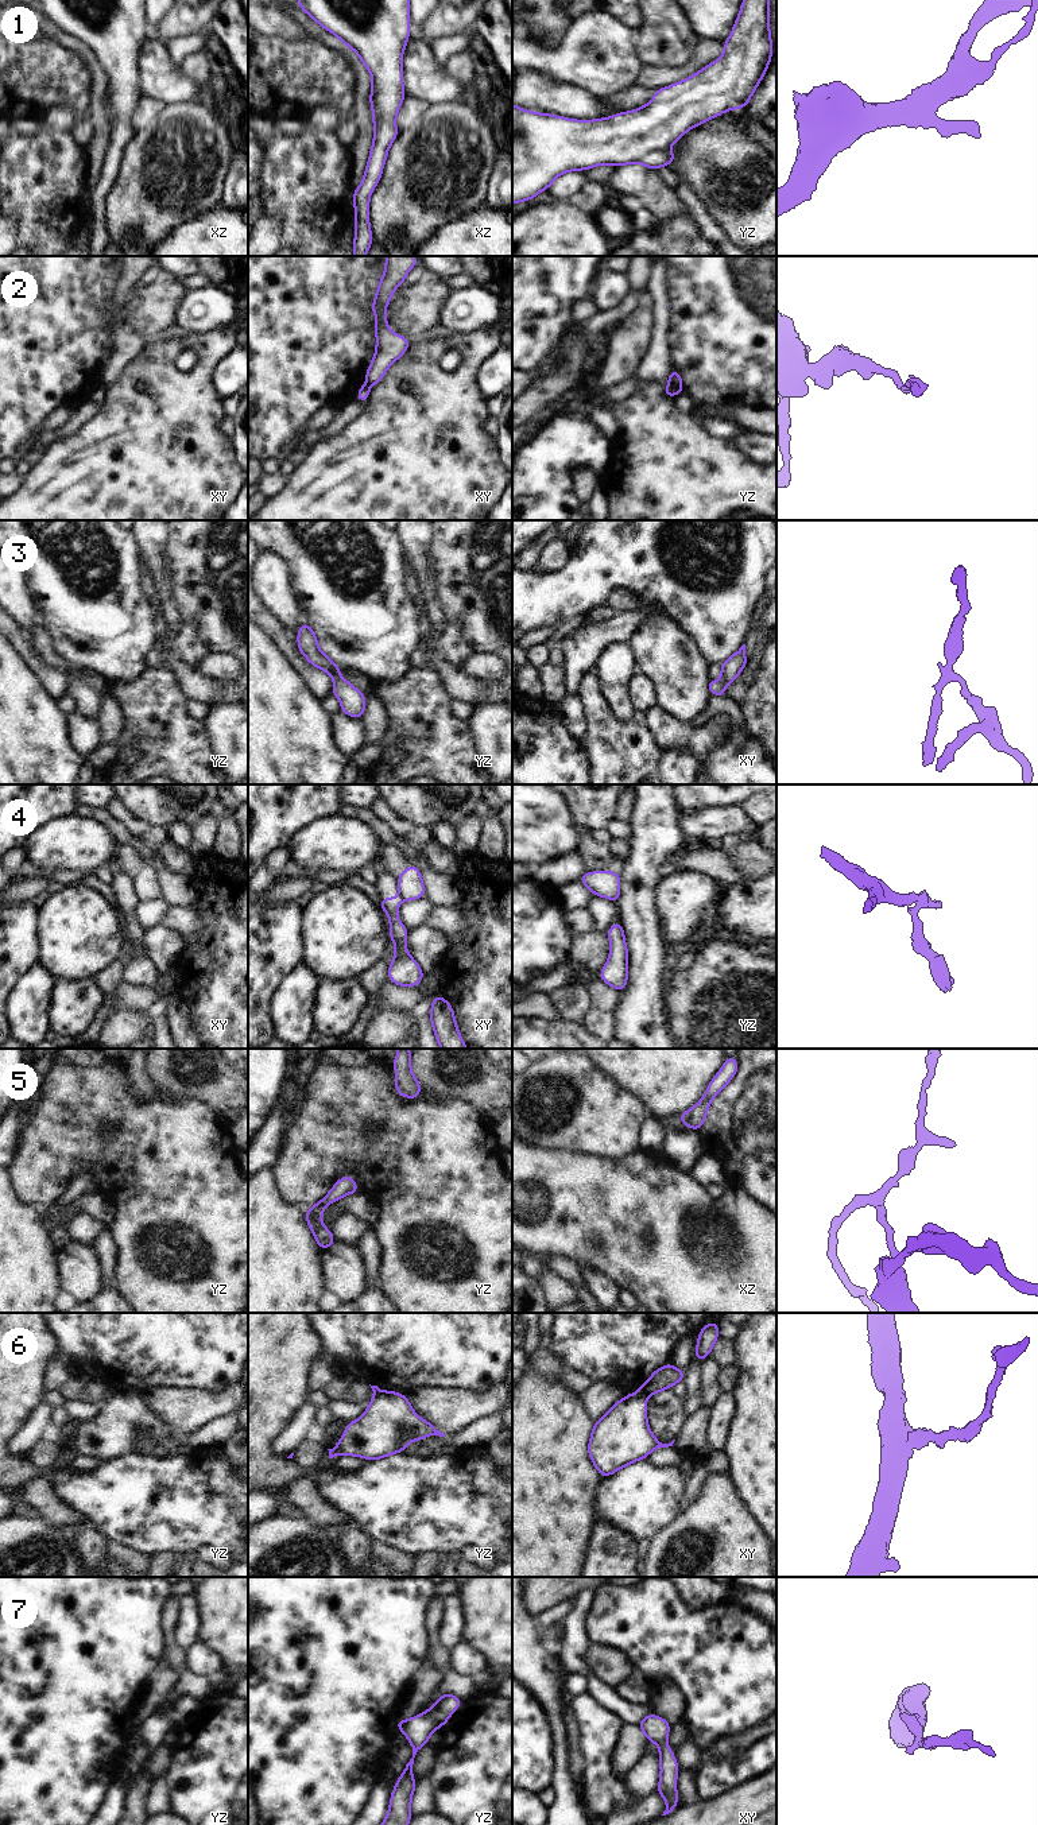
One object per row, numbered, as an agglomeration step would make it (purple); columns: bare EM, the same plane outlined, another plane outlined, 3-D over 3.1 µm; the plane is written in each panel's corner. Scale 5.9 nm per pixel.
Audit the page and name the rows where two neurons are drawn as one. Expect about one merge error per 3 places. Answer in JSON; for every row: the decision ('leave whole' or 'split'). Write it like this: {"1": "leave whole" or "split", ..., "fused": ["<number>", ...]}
{"1": "leave whole", "2": "split", "3": "leave whole", "4": "split", "5": "split", "6": "split", "7": "leave whole", "fused": ["2", "4", "5", "6"]}

